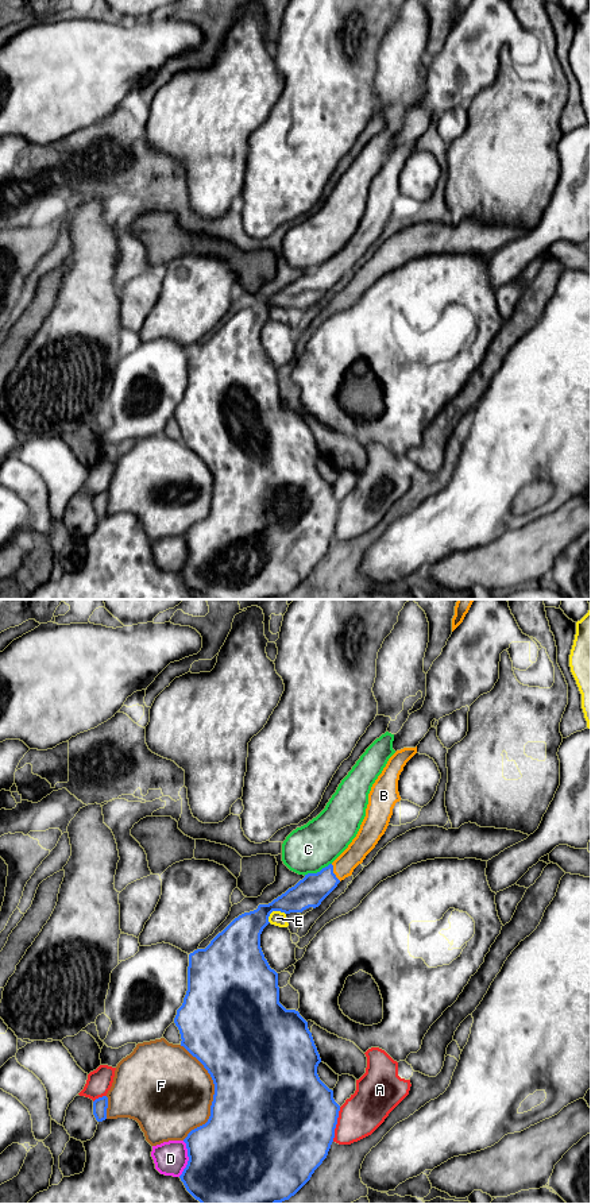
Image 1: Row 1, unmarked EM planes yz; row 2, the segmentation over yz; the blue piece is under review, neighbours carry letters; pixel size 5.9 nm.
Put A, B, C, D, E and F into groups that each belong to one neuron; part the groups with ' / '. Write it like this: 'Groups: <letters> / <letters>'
Groups: A / B / C / D / E / F

